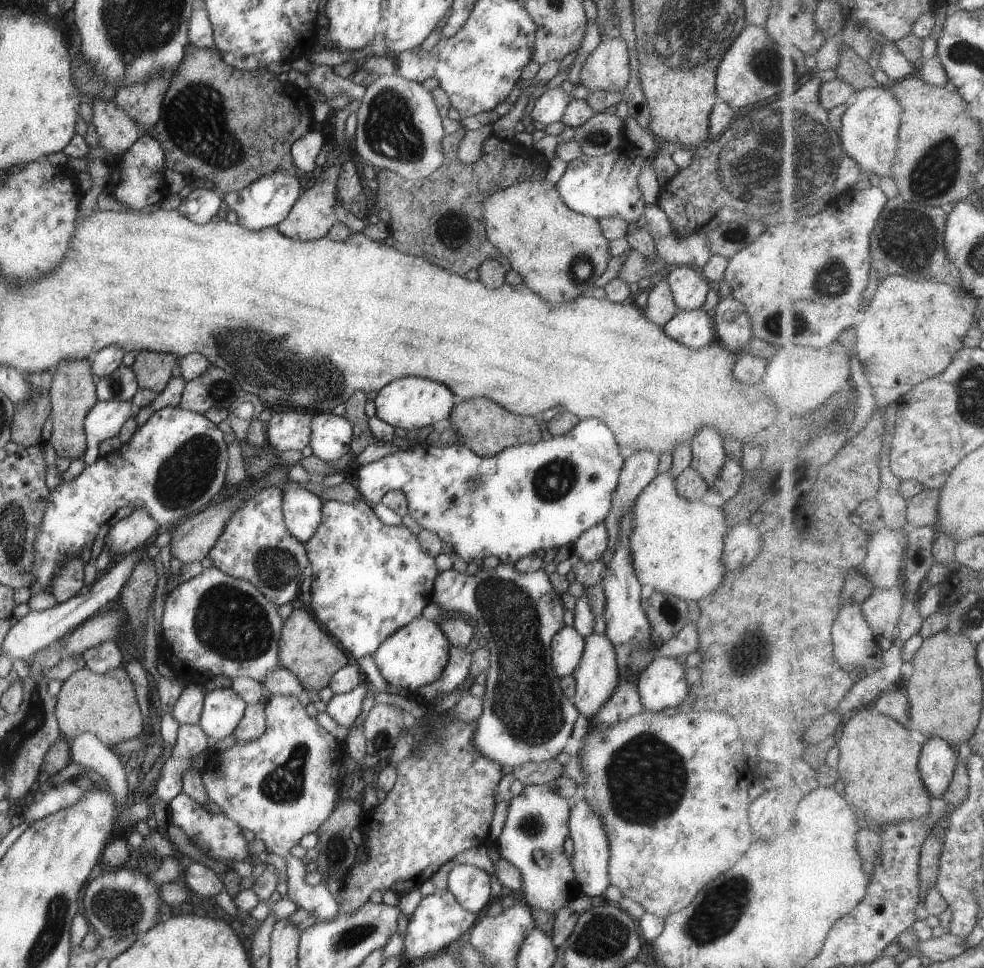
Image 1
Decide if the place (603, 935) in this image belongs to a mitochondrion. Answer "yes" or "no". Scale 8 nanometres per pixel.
yes

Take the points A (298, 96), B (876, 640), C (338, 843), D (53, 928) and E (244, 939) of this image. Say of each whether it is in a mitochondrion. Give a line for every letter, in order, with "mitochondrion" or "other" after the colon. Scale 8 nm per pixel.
A: other
B: other
C: mitochondrion
D: mitochondrion
E: other

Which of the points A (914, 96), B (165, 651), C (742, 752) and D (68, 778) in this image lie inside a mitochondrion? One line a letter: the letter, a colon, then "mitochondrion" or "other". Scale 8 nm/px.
A: other
B: other
C: other
D: mitochondrion

